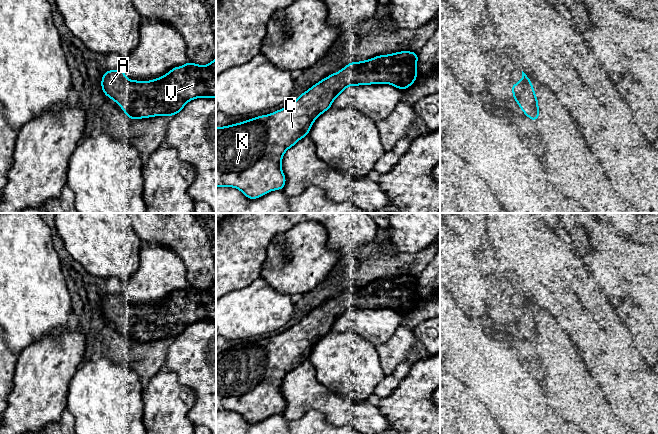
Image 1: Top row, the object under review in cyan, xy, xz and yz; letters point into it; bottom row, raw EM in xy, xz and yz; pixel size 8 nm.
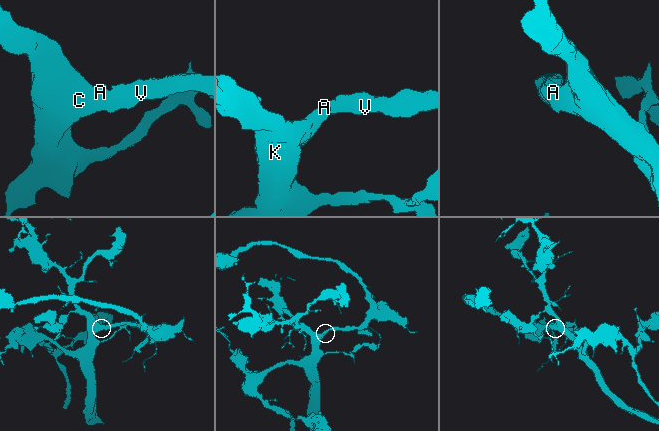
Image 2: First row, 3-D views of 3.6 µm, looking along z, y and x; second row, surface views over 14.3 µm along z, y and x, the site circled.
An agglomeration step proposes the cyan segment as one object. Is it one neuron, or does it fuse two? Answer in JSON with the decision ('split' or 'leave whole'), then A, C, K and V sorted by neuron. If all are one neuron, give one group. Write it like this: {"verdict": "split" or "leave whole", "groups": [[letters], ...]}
{"verdict": "leave whole", "groups": [["A", "C", "K", "V"]]}

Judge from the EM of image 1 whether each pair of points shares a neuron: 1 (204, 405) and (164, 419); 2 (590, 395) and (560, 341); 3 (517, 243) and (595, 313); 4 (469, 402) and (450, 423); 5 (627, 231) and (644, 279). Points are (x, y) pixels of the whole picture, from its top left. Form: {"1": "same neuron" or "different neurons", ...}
{"1": "different neurons", "2": "same neuron", "3": "same neuron", "4": "different neurons", "5": "different neurons"}

